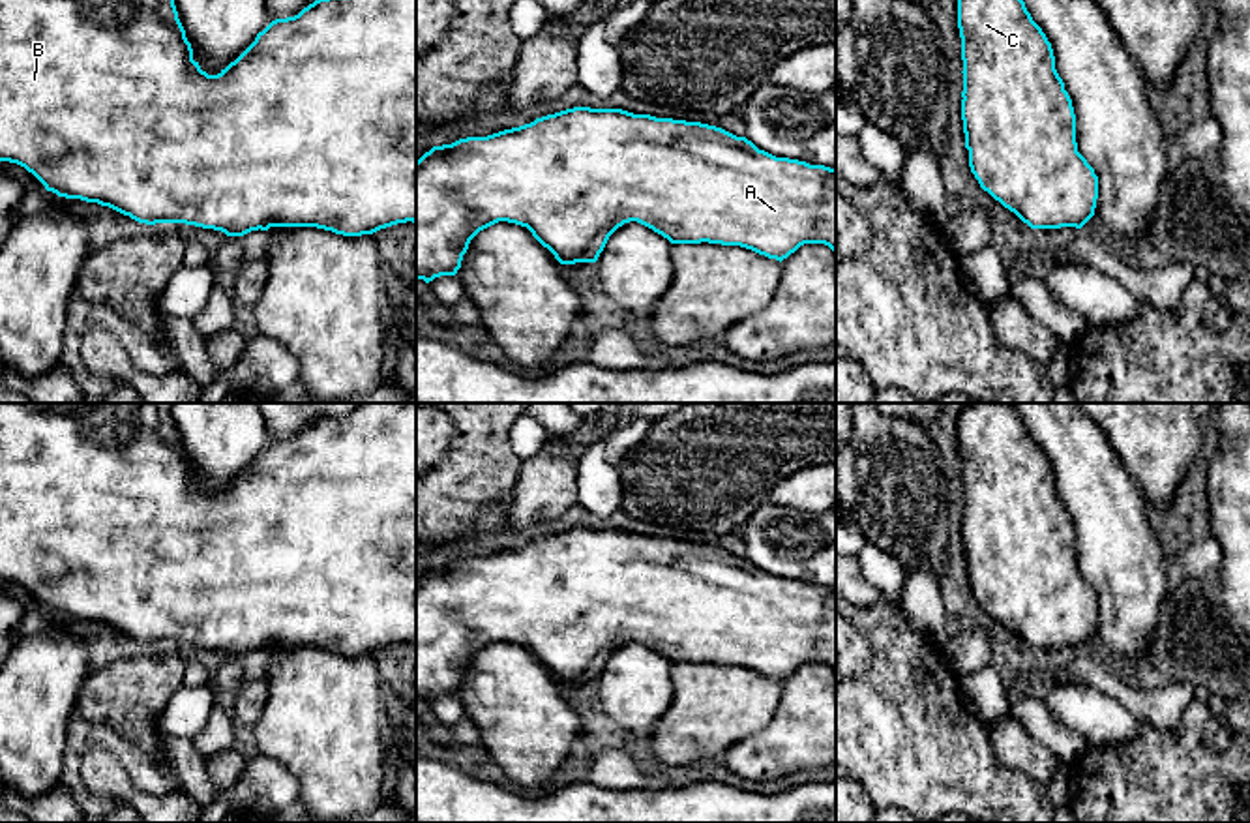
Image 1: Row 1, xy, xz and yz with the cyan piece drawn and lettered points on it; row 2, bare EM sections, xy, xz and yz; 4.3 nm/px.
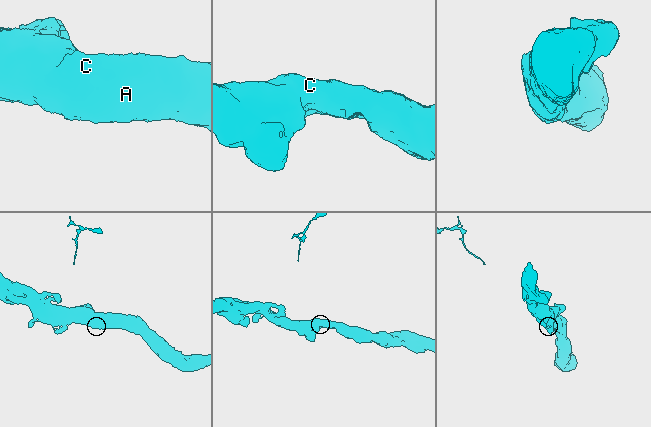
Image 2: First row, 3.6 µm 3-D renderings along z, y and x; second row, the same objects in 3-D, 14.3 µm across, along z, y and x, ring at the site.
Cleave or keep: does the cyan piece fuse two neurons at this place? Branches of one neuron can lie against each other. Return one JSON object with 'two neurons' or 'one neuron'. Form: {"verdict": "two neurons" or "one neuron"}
{"verdict": "one neuron"}

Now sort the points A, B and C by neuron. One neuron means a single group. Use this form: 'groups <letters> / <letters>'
groups A B C

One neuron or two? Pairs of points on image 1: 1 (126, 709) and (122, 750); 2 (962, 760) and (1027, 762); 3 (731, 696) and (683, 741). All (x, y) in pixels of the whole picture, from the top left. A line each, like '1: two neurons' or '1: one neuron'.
1: two neurons
2: two neurons
3: one neuron

